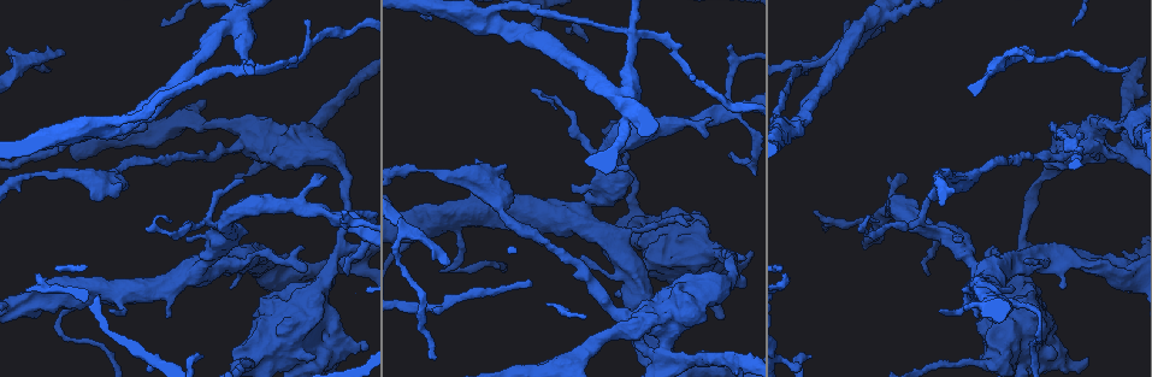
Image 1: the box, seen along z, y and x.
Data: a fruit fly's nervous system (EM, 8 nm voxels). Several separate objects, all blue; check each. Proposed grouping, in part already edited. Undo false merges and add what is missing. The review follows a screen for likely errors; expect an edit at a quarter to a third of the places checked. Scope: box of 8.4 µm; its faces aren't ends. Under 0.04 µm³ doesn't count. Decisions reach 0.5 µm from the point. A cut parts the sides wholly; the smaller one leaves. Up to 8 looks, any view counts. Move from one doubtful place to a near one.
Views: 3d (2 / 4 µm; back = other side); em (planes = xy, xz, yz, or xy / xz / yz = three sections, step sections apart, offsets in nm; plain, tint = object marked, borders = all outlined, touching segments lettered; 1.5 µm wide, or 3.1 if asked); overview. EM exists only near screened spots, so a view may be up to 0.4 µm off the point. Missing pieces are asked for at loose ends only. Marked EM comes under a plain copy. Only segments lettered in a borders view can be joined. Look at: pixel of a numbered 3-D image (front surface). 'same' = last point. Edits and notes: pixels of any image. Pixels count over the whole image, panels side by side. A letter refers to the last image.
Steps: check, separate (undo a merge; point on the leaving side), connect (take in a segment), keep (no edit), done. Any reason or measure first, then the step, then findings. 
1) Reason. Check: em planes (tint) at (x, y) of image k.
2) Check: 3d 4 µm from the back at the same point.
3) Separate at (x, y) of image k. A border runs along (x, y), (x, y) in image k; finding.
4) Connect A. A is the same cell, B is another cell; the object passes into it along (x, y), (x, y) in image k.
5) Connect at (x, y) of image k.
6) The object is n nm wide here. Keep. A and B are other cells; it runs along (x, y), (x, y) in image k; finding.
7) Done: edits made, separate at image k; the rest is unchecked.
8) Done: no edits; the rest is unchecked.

Arms part here. Check: 3d 2 µm at (1124, 150) of image 1.

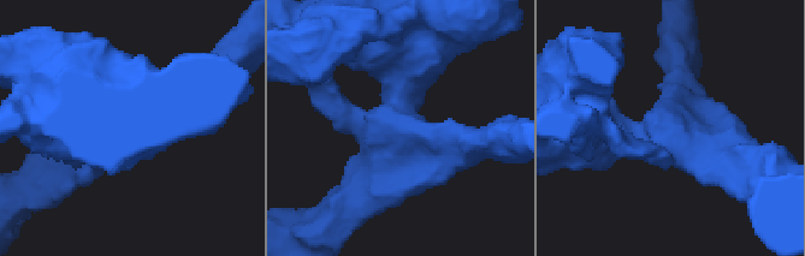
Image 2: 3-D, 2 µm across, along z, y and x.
3 arms meet here; the arms are 200, 240, 550 nm wide. Check: em xz step 4 (tint) at (399, 124) of image 2.

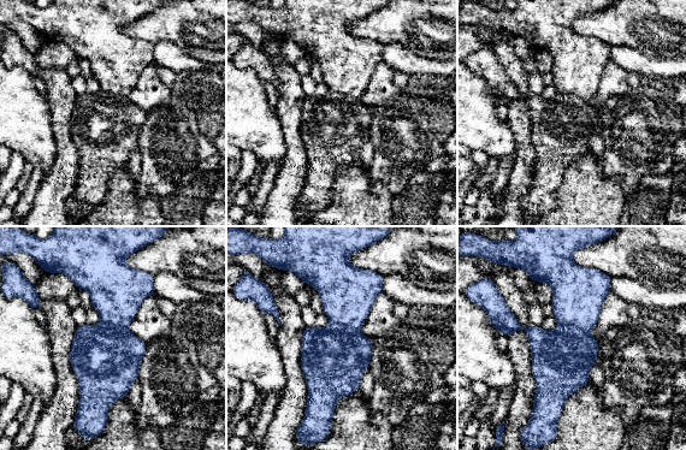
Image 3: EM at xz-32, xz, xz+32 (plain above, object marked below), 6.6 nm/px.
Check: em yz step 4 (borders) at the same point.

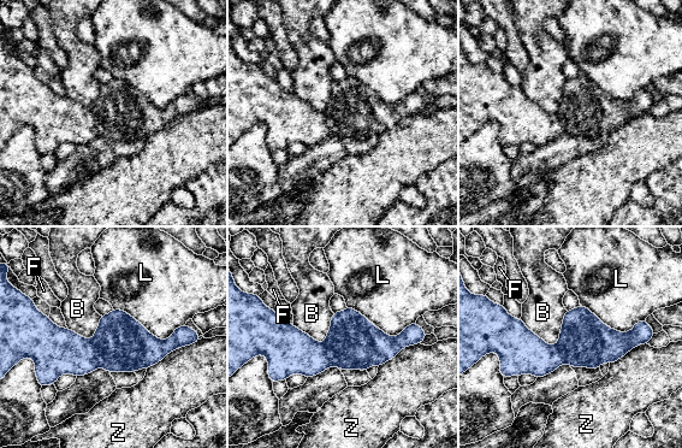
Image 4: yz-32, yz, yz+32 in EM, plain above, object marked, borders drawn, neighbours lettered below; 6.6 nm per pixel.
The object is 340 nm wide here. Separate at (122, 343) of image 4. B, F, L and Z are other cells; a border runs along (90, 340), (99, 366) in image 4; a second neuron is stuck on.

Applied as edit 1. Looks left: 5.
See it whole again. Check: overview.

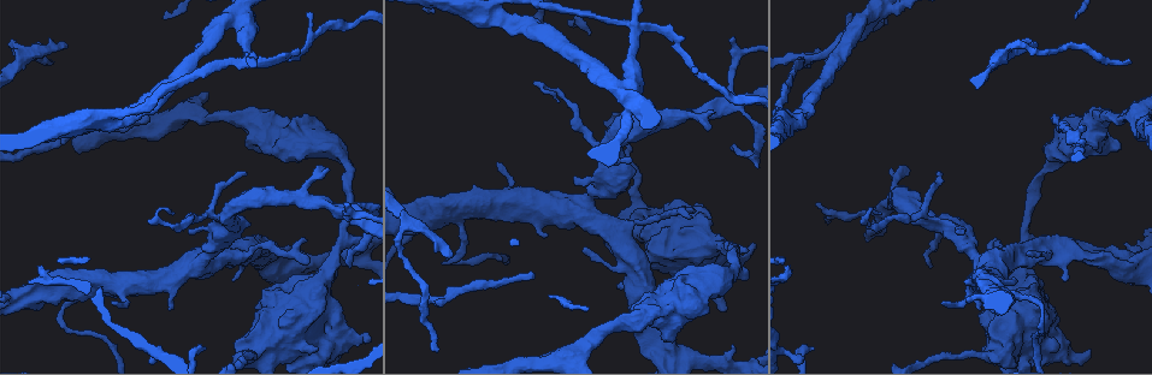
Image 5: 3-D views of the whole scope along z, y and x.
An open end. Check: 3d 4 µm at (575, 177) of image 5.

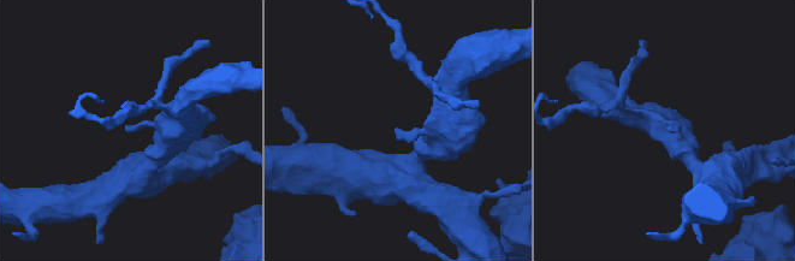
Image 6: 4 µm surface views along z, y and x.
Check: em planes (borders) at (125, 129) of image 6.

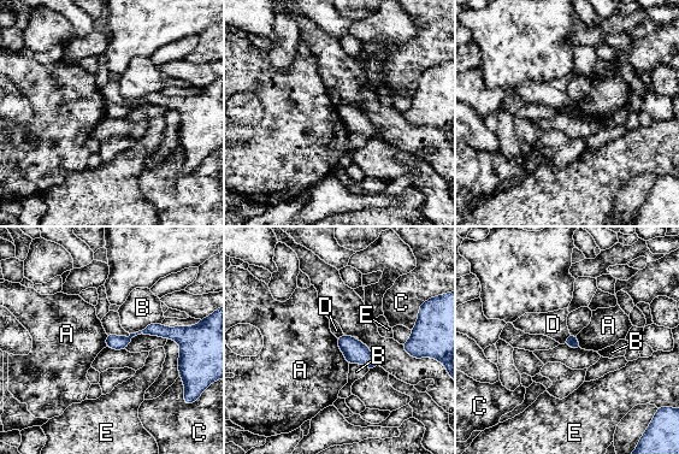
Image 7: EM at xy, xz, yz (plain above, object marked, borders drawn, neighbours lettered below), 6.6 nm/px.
The longest contact is with B, 220 nm. Keep. A, B, C, D and E are other cells; none of them fits.

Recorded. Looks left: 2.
Free end. Check: 3d 4 µm at (1035, 41) of image 5.

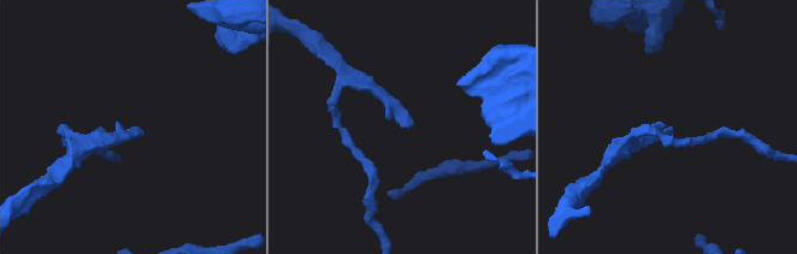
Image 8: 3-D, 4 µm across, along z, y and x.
Now the EM. Check: em planes (borders) at (406, 125) of image 8.

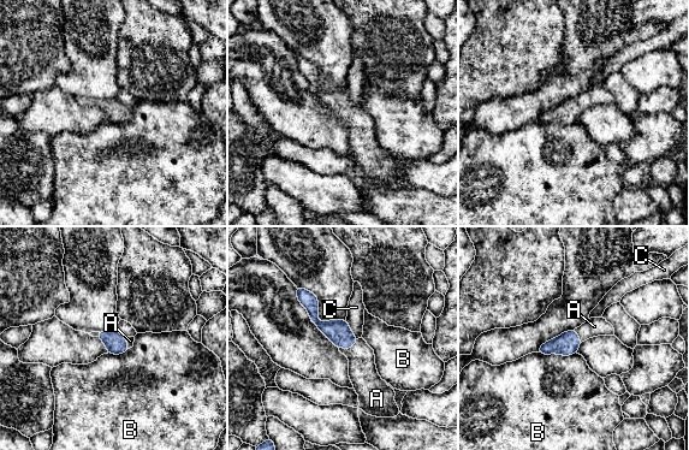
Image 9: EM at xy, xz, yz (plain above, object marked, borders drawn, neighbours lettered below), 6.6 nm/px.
Connect A. A is the same cell, B and C are other cells; the object passes into it along (339, 332), (349, 348), (363, 374) in image 9; it goes on there.

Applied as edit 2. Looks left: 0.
Done: edits made, separate at image 4, connect at image 9; the rest is unchecked.

